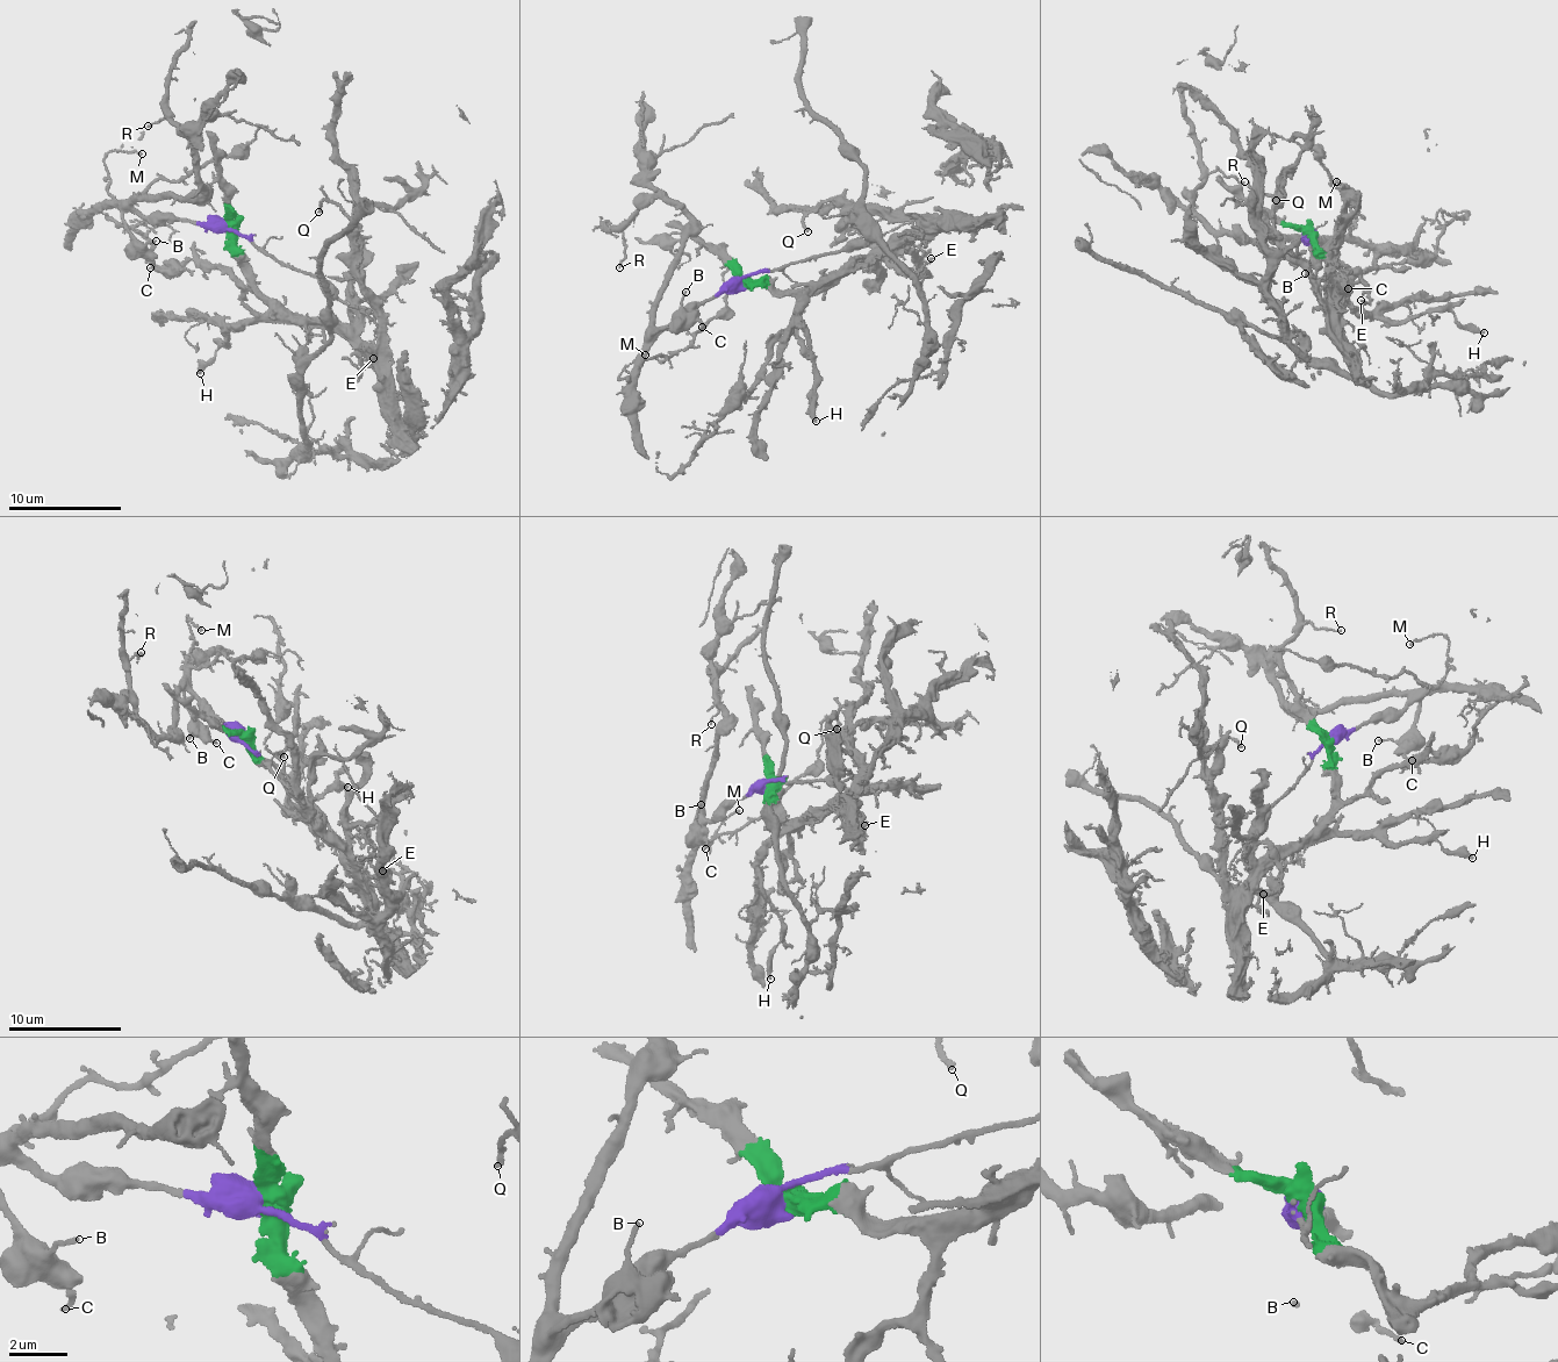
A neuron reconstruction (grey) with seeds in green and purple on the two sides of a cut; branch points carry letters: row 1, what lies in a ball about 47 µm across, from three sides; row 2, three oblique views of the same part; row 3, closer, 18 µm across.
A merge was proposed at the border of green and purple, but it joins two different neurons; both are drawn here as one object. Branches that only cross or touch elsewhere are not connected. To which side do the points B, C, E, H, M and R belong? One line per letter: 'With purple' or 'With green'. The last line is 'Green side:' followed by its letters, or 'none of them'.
B: With purple
C: With purple
E: With green
H: With green
M: With purple
R: With purple
Green side: E, H

